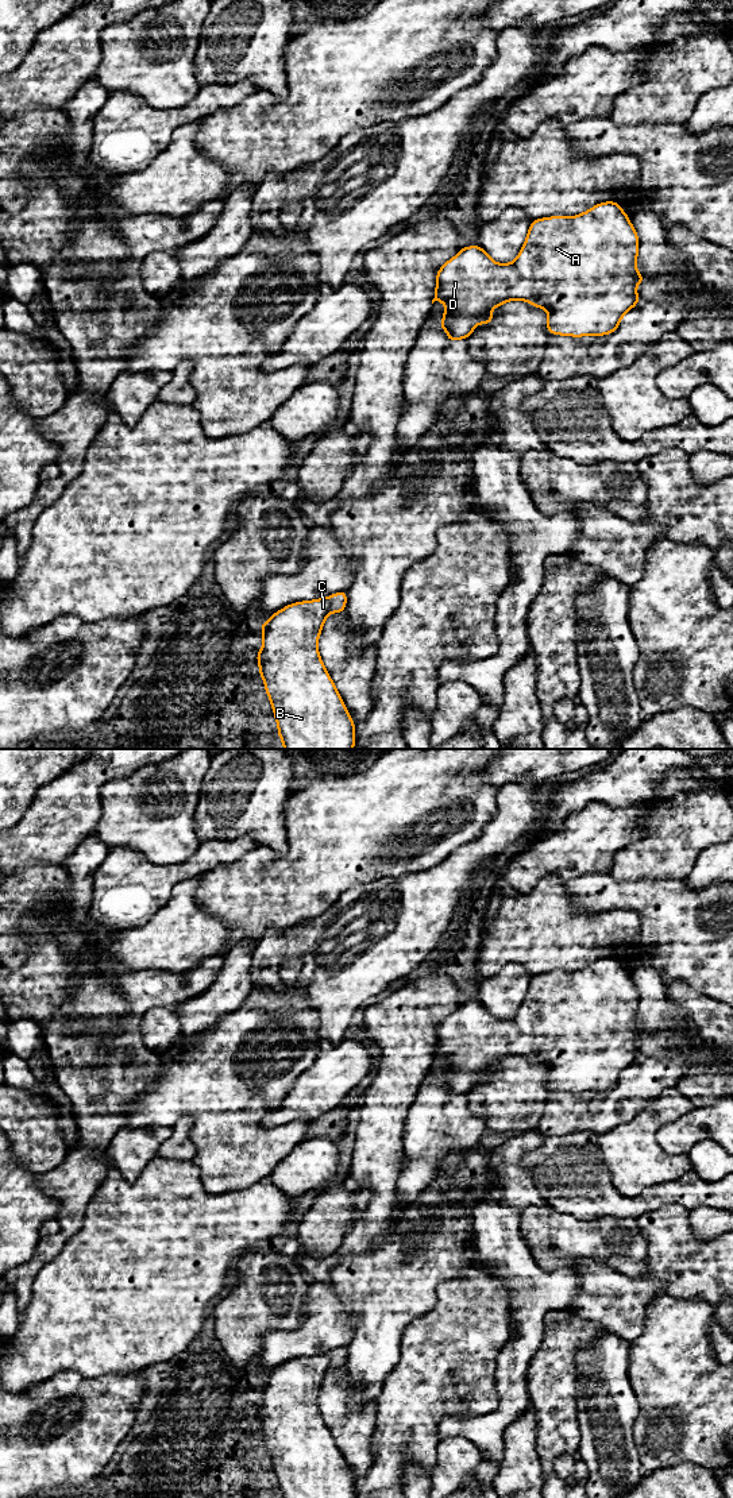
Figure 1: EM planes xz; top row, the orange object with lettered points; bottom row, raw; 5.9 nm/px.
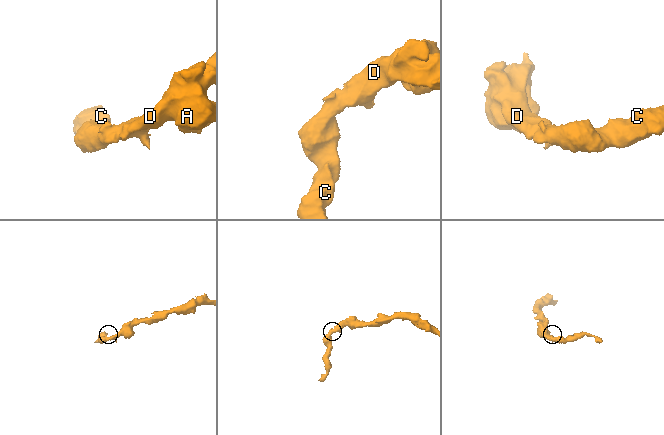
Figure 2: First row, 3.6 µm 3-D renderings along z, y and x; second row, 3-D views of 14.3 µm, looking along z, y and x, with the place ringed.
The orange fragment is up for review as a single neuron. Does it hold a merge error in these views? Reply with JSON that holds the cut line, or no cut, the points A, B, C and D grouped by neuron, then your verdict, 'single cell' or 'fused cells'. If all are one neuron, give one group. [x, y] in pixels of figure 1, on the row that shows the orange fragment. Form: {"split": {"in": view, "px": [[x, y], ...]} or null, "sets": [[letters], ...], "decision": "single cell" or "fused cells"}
{"split": null, "sets": [["A", "B", "C", "D"]], "decision": "single cell"}

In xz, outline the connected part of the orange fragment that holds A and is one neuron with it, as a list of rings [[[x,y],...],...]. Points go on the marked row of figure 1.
[[[616,201],[599,202],[574,217],[556,215],[531,221],[528,235],[518,256],[510,263],[497,263],[481,246],[463,247],[437,271],[435,301],[445,304],[444,317],[439,323],[448,341],[467,339],[478,324],[494,321],[490,312],[509,301],[526,301],[548,312],[547,331],[562,336],[602,336],[618,329],[620,320],[639,304],[636,286],[644,277],[636,267],[639,235],[628,215]]]

